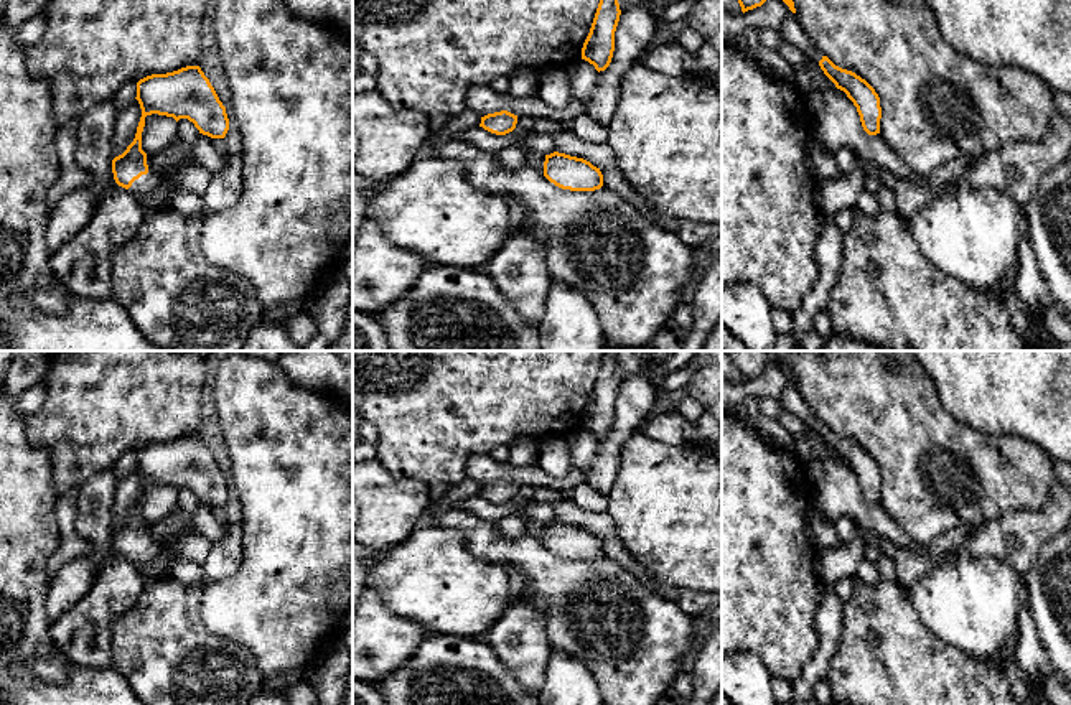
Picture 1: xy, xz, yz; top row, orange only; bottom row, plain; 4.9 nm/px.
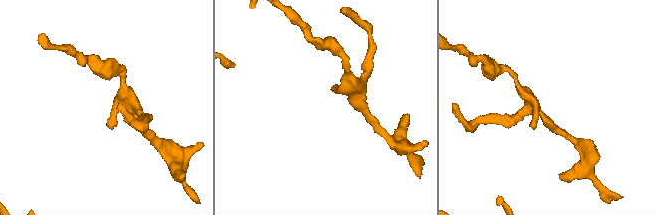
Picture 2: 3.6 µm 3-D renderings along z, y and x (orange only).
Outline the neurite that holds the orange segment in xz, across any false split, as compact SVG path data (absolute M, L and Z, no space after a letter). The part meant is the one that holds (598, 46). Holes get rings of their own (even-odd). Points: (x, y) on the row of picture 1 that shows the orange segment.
M600 0L590 33L582 48L582 59L593 64L598 72L605 71L611 63L620 15L618 0Z

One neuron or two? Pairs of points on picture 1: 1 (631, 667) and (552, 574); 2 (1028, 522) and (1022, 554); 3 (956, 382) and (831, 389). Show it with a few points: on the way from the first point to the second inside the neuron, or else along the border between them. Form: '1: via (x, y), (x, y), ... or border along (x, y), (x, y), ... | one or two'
1: via (603, 646), (584, 626), (569, 625), (562, 602) | one
2: via (1025, 531), (1022, 546) | one
3: border along (923, 368), (941, 404), (956, 417) | two

